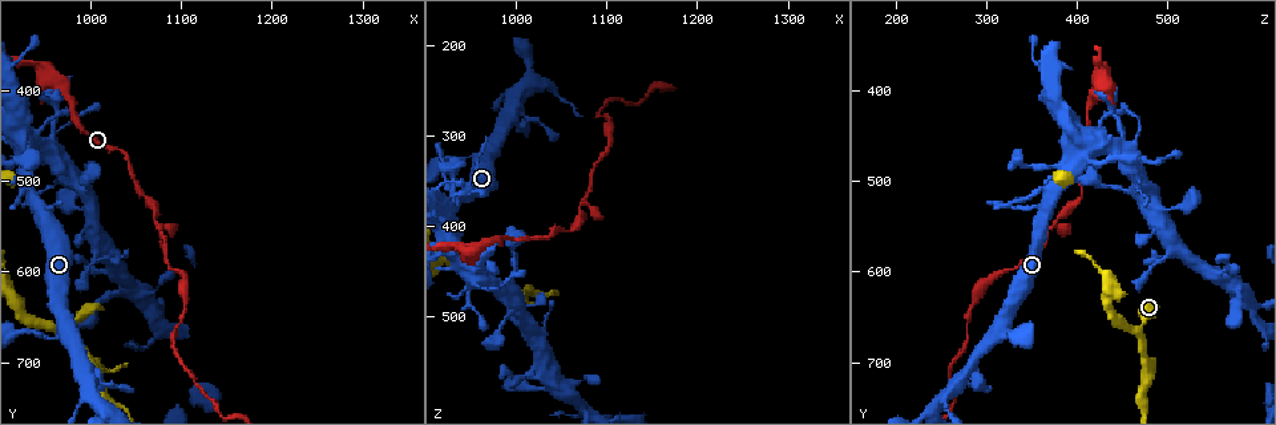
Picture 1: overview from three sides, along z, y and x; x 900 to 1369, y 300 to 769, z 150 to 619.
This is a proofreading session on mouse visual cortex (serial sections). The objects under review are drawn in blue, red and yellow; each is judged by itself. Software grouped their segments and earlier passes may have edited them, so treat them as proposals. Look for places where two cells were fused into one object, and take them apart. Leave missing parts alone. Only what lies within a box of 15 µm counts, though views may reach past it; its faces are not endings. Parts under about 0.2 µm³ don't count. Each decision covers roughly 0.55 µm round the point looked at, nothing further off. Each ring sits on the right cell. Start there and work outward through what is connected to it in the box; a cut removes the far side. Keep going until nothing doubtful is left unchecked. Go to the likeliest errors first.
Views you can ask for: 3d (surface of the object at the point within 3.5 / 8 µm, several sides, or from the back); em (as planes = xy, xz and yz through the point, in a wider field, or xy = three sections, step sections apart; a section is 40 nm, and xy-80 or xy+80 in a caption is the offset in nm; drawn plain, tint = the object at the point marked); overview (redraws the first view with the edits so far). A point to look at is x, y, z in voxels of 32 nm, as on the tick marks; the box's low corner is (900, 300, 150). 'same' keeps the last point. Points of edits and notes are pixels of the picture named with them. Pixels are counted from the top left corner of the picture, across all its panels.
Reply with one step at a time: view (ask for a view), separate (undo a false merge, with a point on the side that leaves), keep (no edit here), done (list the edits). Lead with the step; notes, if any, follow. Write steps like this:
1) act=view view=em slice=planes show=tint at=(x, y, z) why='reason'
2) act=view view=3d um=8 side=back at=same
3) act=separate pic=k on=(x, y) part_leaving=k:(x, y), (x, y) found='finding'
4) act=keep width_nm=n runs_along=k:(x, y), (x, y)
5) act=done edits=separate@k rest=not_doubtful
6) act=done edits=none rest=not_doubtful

act=view view=3d um=8 at=(1075, 545, 375)

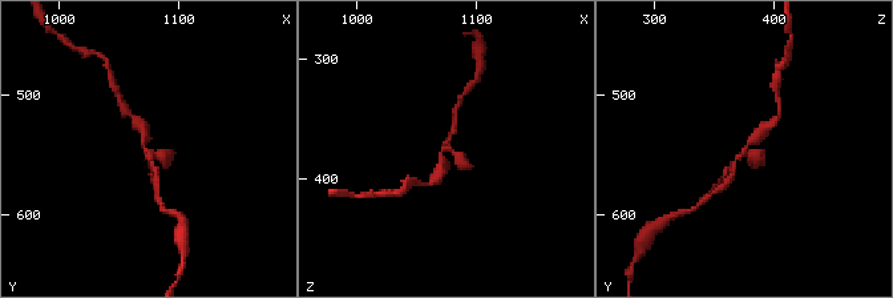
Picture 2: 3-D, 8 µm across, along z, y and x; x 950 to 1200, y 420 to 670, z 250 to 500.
act=view view=3d um=3.5 at=(1074, 548, 376) why='closer look'

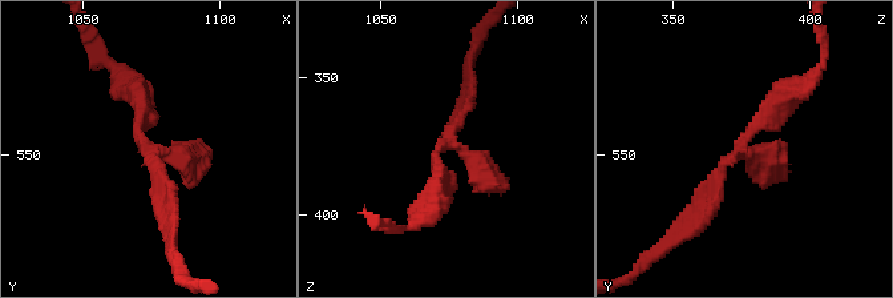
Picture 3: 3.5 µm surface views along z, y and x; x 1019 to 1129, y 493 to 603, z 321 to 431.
act=view view=em slice=xy step=3 show=tint at=(1072, 546, 374) why='need the tissue'

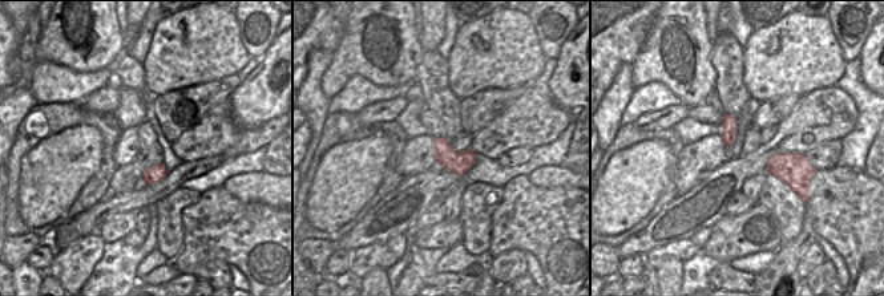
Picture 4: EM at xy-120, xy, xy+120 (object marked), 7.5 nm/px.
act=keep runs_along=3:(800, 84), (722, 169), (702, 222) found='one cell here'

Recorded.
act=view view=3d um=3.5 side=back at=(950, 455, 440) why='thick turns thin'

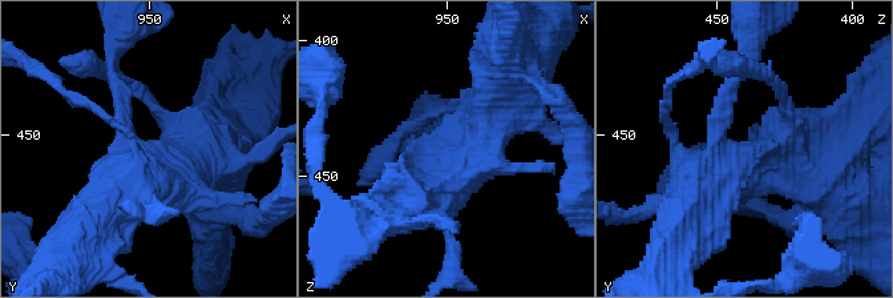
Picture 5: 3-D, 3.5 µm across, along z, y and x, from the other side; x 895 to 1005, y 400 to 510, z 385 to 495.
act=view view=em slice=xy step=2 show=tint at=(948, 459, 443) why='shape alone is not enough'

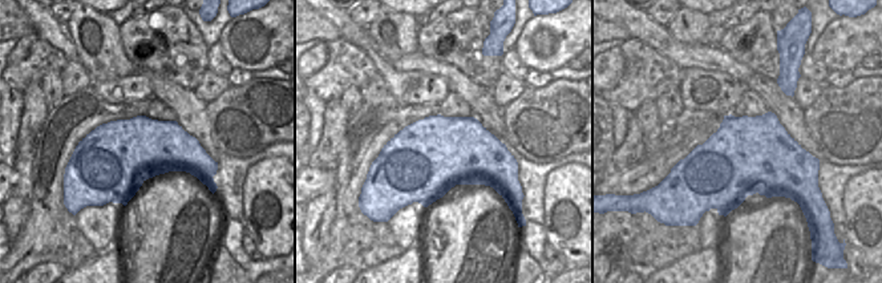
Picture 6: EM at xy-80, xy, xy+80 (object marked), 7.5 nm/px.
act=keep arm_widths_nm=200,700 runs_along=5:(510, 92), (453, 157), (416, 164) found='continuous, no second cell'

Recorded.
act=view view=3d um=3.5 at=(1020, 745, 475)

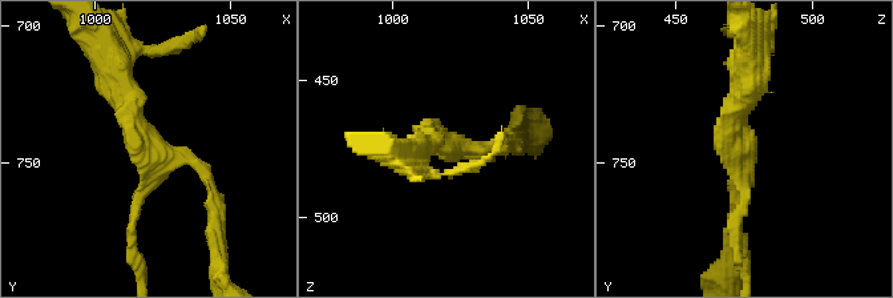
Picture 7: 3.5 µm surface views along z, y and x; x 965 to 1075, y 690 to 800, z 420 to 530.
act=view view=em slice=xy step=1 show=tint at=(1024, 746, 475)

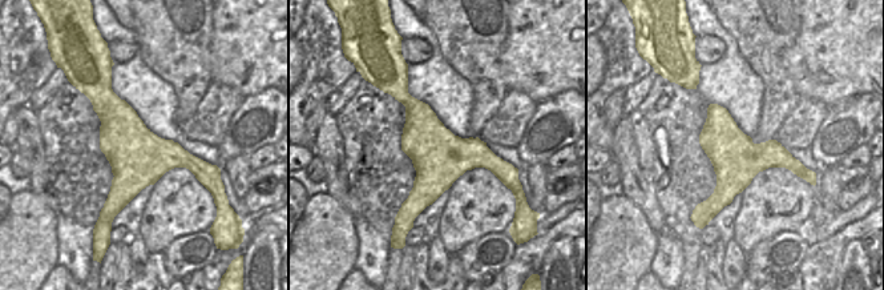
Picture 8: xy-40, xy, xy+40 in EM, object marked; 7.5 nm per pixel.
act=view view=em slice=planes show=tint at=same

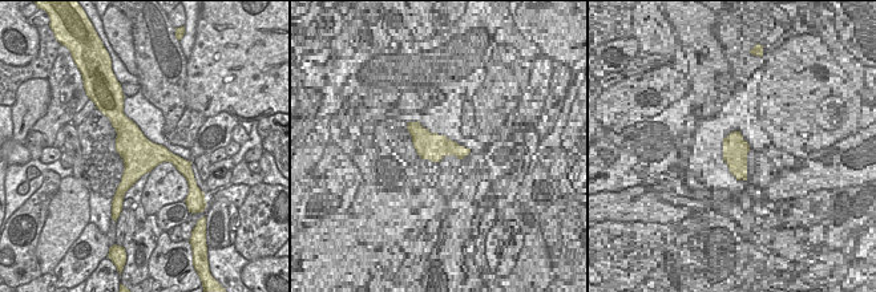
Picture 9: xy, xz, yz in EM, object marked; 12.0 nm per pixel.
act=keep runs_along=7:(113, 79), (138, 132), (207, 176), (215, 209) found='all the same cell'

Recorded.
act=done edits=none rest=not_doubtful

